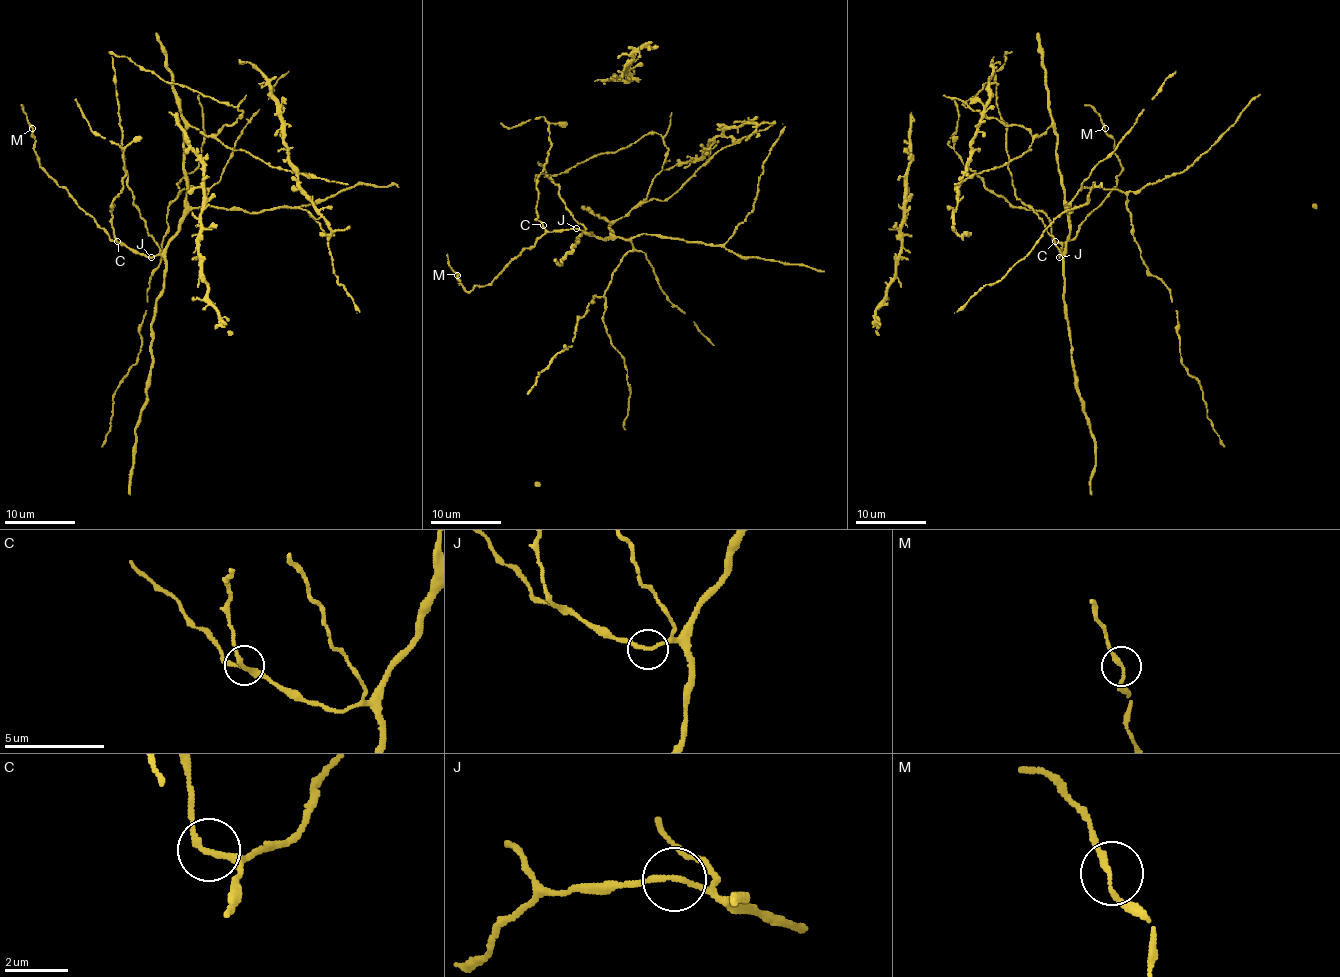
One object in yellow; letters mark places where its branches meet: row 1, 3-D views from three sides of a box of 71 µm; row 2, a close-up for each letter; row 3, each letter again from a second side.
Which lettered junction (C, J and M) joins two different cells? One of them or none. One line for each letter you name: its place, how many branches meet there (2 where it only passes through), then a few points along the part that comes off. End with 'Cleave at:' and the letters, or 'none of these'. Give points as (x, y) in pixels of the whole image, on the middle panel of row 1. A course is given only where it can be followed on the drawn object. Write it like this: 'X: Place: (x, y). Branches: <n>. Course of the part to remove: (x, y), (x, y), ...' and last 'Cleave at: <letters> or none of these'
Cleave at: none of these

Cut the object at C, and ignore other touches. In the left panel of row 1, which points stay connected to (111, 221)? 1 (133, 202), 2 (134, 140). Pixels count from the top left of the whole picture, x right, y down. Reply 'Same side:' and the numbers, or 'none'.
Same side: 2

